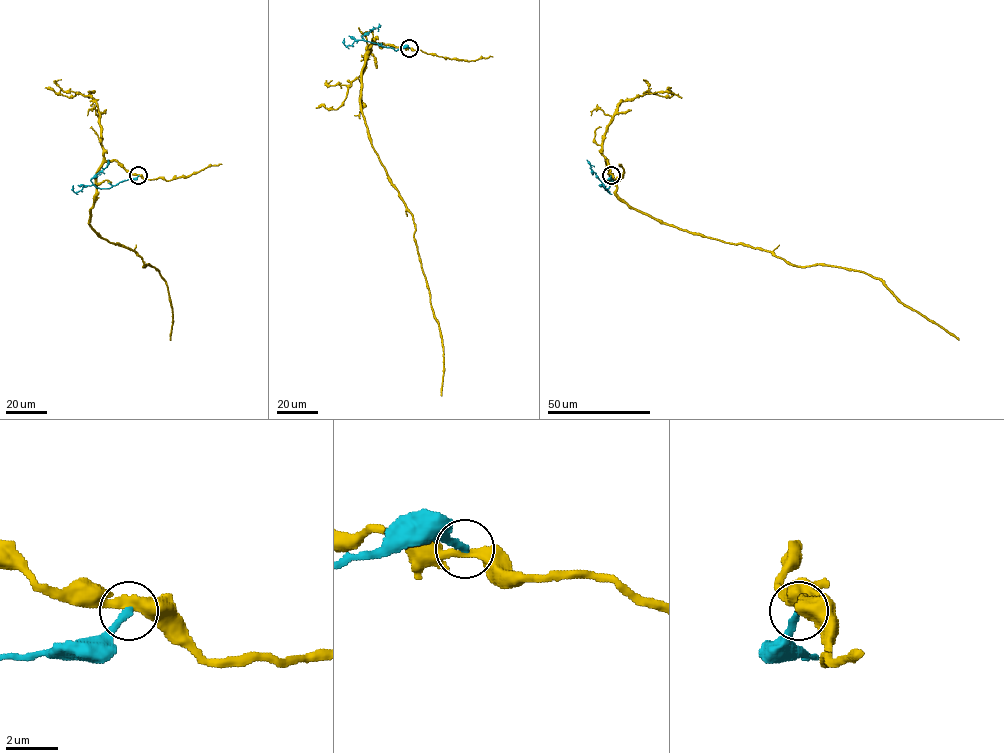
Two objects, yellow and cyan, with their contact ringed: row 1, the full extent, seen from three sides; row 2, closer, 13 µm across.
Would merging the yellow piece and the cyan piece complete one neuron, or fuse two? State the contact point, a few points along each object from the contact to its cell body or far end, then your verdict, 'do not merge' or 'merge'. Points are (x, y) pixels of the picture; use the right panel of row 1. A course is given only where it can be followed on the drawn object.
place (611, 175); course yellow (611, 175), (616, 194), (664, 223), (769, 250), (797, 265), (838, 266), (878, 277), (958, 340); course cyan (611, 175), (613, 180), (606, 188), (586, 160); do not merge

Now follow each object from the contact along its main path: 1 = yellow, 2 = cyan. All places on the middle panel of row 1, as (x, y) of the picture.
1: (409, 48), (373, 43), (367, 47), (360, 110), (372, 147), (412, 216), (414, 241), (443, 348), (441, 395)
2: (409, 48), (395, 50), (361, 37), (377, 28), (378, 23)

